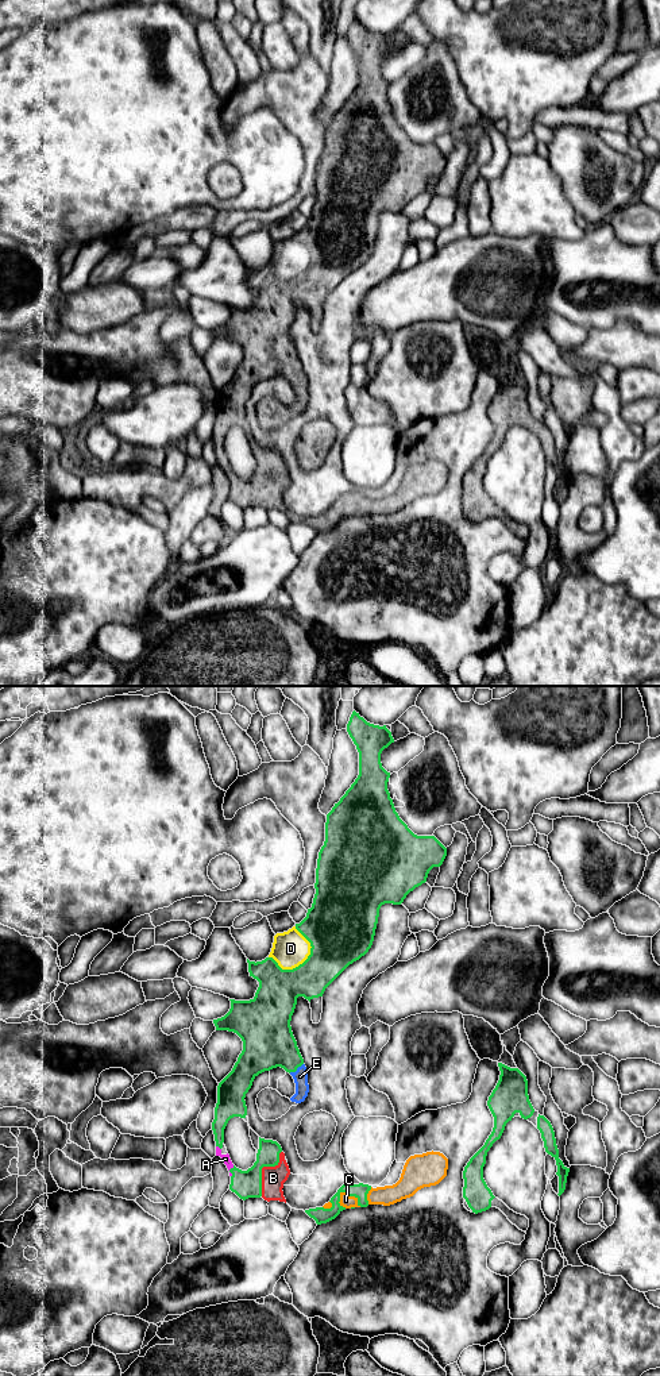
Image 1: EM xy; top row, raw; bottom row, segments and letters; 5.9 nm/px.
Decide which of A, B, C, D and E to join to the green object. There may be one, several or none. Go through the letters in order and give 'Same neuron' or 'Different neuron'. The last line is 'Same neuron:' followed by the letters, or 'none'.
A: Same neuron
B: Same neuron
C: Same neuron
D: Same neuron
E: Same neuron
Same neuron: A, B, C, D, E

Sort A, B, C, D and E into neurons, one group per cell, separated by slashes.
A B C D E

